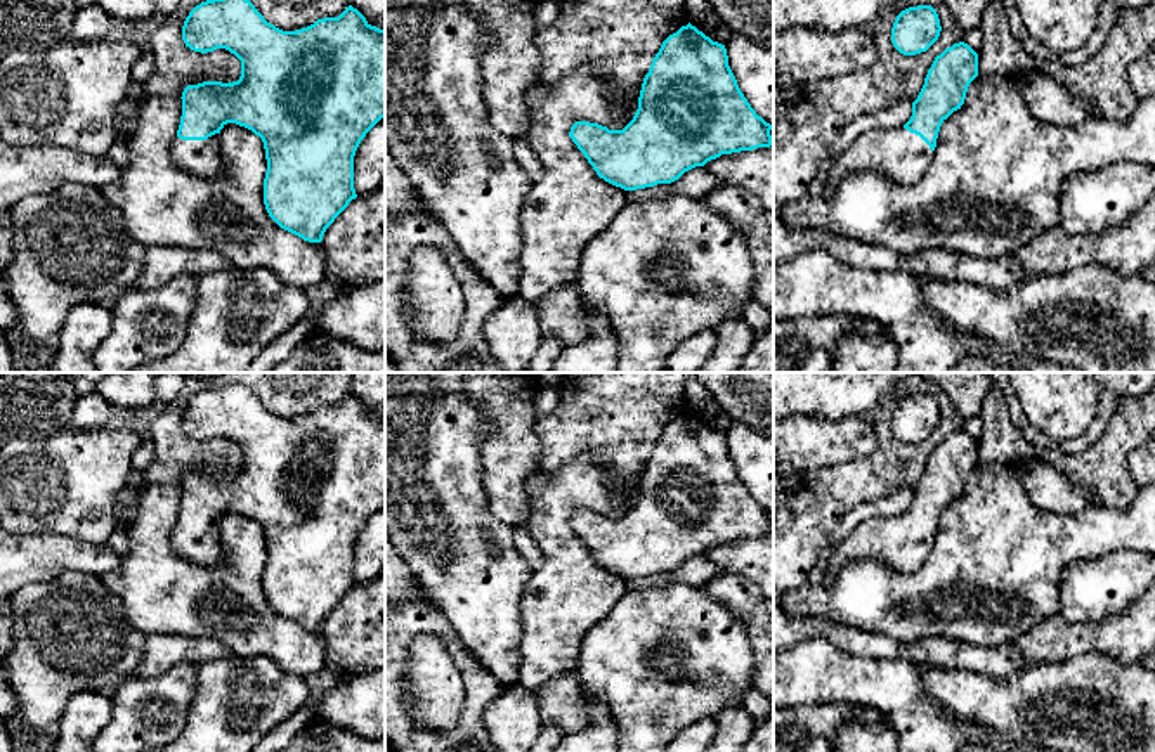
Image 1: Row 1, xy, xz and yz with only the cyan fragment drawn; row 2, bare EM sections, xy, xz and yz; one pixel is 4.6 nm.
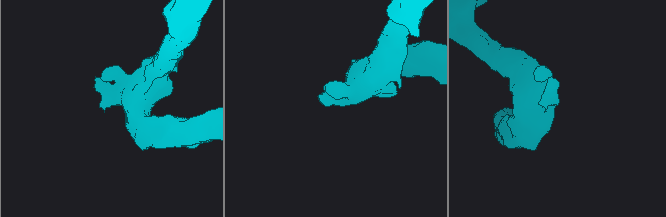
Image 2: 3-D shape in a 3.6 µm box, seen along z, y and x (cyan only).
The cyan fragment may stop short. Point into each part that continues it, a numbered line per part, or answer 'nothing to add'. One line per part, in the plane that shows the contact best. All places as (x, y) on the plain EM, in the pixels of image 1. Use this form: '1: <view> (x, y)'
1: xy (203, 546)

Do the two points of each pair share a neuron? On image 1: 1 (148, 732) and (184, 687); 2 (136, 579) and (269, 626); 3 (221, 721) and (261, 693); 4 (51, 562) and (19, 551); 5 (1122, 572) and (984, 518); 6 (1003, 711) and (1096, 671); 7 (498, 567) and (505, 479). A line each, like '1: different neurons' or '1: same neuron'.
1: same neuron
2: same neuron
3: same neuron
4: same neuron
5: different neurons
6: same neuron
7: different neurons

